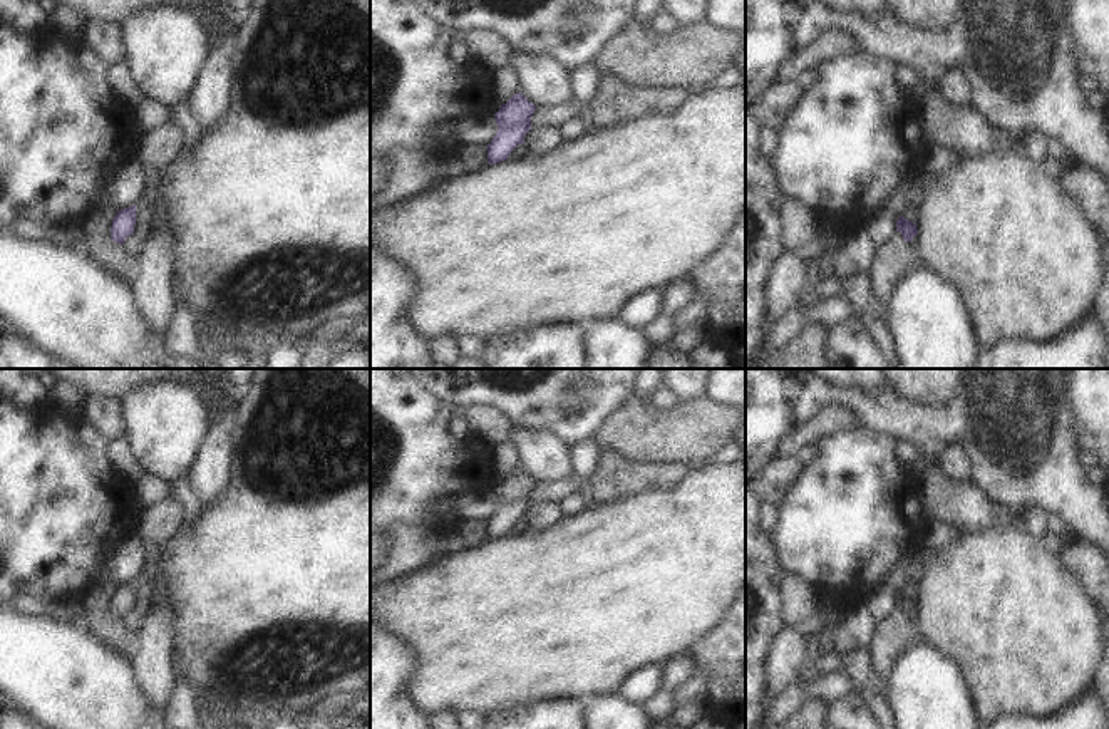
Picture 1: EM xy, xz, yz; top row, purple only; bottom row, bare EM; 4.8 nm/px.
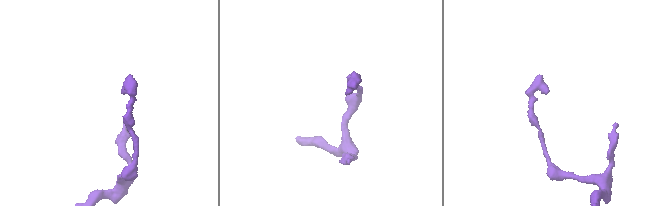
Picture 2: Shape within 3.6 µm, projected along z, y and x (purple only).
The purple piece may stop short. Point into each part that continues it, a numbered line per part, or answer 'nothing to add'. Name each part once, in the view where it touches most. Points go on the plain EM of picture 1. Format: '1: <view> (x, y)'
nothing to add

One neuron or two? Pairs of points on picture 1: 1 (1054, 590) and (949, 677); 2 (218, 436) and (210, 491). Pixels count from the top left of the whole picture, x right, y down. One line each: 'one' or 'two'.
1: two
2: one

